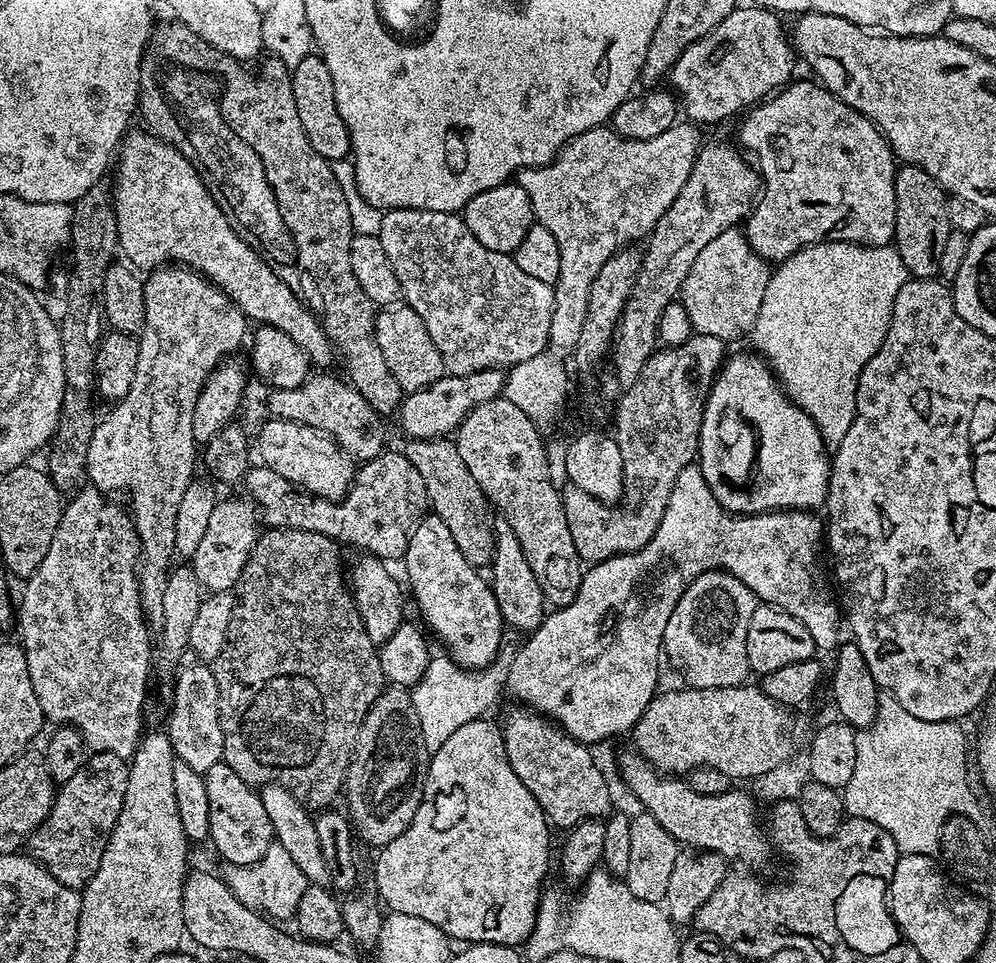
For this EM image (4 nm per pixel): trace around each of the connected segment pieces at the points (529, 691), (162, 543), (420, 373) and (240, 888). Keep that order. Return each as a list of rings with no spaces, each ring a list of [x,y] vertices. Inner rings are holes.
[[[693,462],[688,464],[682,470],[682,474],[678,474],[678,479],[674,481],[674,490],[670,490],[670,502],[666,506],[666,514],[662,514],[662,522],[658,526],[654,538],[650,538],[650,542],[646,542],[646,546],[642,546],[642,550],[627,552],[621,556],[604,560],[600,564],[593,564],[585,571],[582,582],[578,586],[578,594],[574,598],[574,602],[570,602],[565,608],[556,608],[549,611],[541,624],[523,641],[520,653],[511,665],[507,691],[511,694],[513,692],[524,703],[521,705],[527,706],[531,711],[538,712],[542,716],[548,717],[553,722],[576,720],[574,735],[581,742],[608,740],[611,736],[622,735],[623,732],[624,735],[631,733],[637,722],[642,718],[642,714],[650,706],[650,702],[658,694],[656,683],[660,680],[660,656],[662,660],[666,622],[670,622],[670,614],[674,614],[674,606],[678,606],[682,594],[696,579],[703,577],[705,572],[717,570],[726,571],[734,578],[738,578],[738,582],[745,584],[756,595],[757,601],[772,604],[776,608],[783,610],[786,614],[798,618],[798,622],[802,622],[802,626],[806,626],[806,630],[810,630],[810,638],[814,638],[817,649],[821,653],[835,653],[842,643],[842,637],[840,637],[842,608],[834,595],[834,588],[830,583],[829,577],[828,580],[824,577],[824,568],[820,565],[820,548],[822,552],[822,545],[826,540],[826,524],[821,517],[819,520],[816,516],[819,515],[813,514],[808,510],[757,512],[755,514],[740,514],[737,516],[729,514],[716,501],[710,486],[706,486],[706,478],[702,474],[699,463]]]
[[[165,266],[155,269],[149,276],[152,277],[143,281],[145,324],[138,333],[140,349],[138,370],[134,370],[134,383],[121,400],[115,401],[113,408],[116,409],[105,420],[103,417],[97,423],[90,438],[90,450],[86,450],[86,462],[91,487],[105,494],[125,492],[128,495],[127,507],[130,509],[132,524],[136,527],[136,536],[140,539],[140,605],[144,607],[149,625],[158,626],[164,620],[162,593],[166,590],[166,578],[174,564],[175,515],[178,514],[182,494],[197,475],[198,445],[194,438],[194,402],[198,402],[198,394],[206,378],[221,360],[239,353],[236,351],[243,340],[245,343],[250,324],[244,311],[222,289],[199,272],[183,266]]]
[[[381,307],[376,312],[376,341],[378,350],[382,350],[382,358],[386,358],[386,366],[390,374],[394,374],[401,393],[417,392],[446,375],[442,354],[438,354],[438,346],[434,346],[430,330],[426,330],[422,318],[418,318],[418,314],[410,307]]]
[[[275,840],[258,863],[225,863],[223,867],[223,870],[220,870],[220,876],[236,898],[246,907],[264,913],[274,920],[291,919],[309,885],[305,874],[295,865],[294,858],[287,853],[287,849],[284,849],[281,843]]]

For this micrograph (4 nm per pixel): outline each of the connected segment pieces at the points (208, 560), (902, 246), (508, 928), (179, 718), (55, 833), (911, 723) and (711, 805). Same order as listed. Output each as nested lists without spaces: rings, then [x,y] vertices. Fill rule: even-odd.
[[[217,499],[214,510],[211,511],[210,522],[207,523],[206,534],[190,559],[190,567],[198,574],[201,588],[209,593],[232,592],[240,581],[242,570],[250,558],[256,545],[258,535],[258,512],[247,499],[224,500]]]
[[[901,163],[894,178],[894,247],[909,277],[931,280],[940,276],[938,261],[942,259],[942,249],[952,231],[948,217],[948,196],[943,186],[930,178],[926,170]]]
[[[481,718],[461,726],[454,734],[442,743],[440,749],[431,753],[428,762],[428,776],[424,780],[424,801],[418,806],[418,814],[414,814],[414,822],[394,842],[379,849],[376,860],[376,883],[374,888],[379,898],[391,911],[398,914],[414,914],[414,918],[426,918],[426,922],[434,922],[453,941],[464,940],[469,945],[494,943],[520,946],[527,941],[528,936],[536,926],[536,913],[540,911],[540,897],[545,887],[544,879],[548,876],[548,855],[552,852],[552,840],[548,837],[550,825],[548,817],[538,806],[534,794],[522,786],[518,774],[510,766],[504,749],[504,733],[501,725],[491,724],[488,718]]]
[[[192,662],[189,668],[184,666],[179,669],[175,680],[176,689],[172,692],[172,713],[168,716],[166,731],[172,748],[176,751],[177,761],[190,766],[190,770],[203,774],[210,770],[210,766],[221,763],[224,758],[216,674],[207,663]]]
[[[92,752],[84,764],[78,766],[78,771],[71,778],[57,787],[56,801],[52,803],[50,814],[28,836],[26,852],[50,874],[54,874],[58,882],[80,890],[90,882],[90,878],[94,878],[102,862],[102,854],[106,854],[106,846],[118,822],[118,814],[122,814],[122,802],[126,798],[128,765],[129,761],[124,756],[109,752]]]
[[[887,694],[881,695],[874,722],[856,737],[854,774],[842,789],[845,813],[882,826],[905,856],[922,854],[928,858],[939,853],[942,826],[951,816],[980,816],[980,812],[976,812],[976,800],[972,800],[968,788],[964,788],[964,763],[970,758],[970,740],[964,737],[960,726],[954,720],[922,722],[922,718],[909,714],[902,702]]]
[[[629,750],[620,756],[620,776],[624,784],[640,799],[639,807],[650,813],[671,834],[677,844],[687,846],[692,850],[716,852],[724,857],[725,861],[741,860],[744,864],[764,864],[770,853],[770,841],[762,827],[762,820],[756,817],[756,804],[748,792],[733,790],[726,794],[698,794],[687,782],[687,779],[677,778],[672,774],[657,772],[639,752]]]

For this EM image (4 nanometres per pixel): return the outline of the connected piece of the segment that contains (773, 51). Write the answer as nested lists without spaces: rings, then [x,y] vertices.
[[[737,6],[733,12],[726,14],[726,18],[722,18],[722,22],[718,22],[718,26],[714,26],[714,30],[710,30],[710,34],[682,50],[670,73],[670,88],[678,97],[683,115],[685,112],[688,115],[685,117],[691,123],[705,126],[704,124],[716,124],[719,120],[728,120],[731,116],[739,117],[745,110],[779,92],[793,79],[792,71],[798,65],[798,53],[789,33],[788,36],[784,33],[784,24],[780,20],[783,19],[767,8]]]

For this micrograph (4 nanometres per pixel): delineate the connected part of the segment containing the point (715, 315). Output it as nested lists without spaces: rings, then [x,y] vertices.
[[[731,228],[718,234],[718,238],[694,258],[694,266],[680,291],[679,299],[690,318],[693,333],[725,342],[747,337],[758,318],[758,310],[762,310],[762,294],[766,294],[772,274],[769,261],[752,251],[743,231]]]

